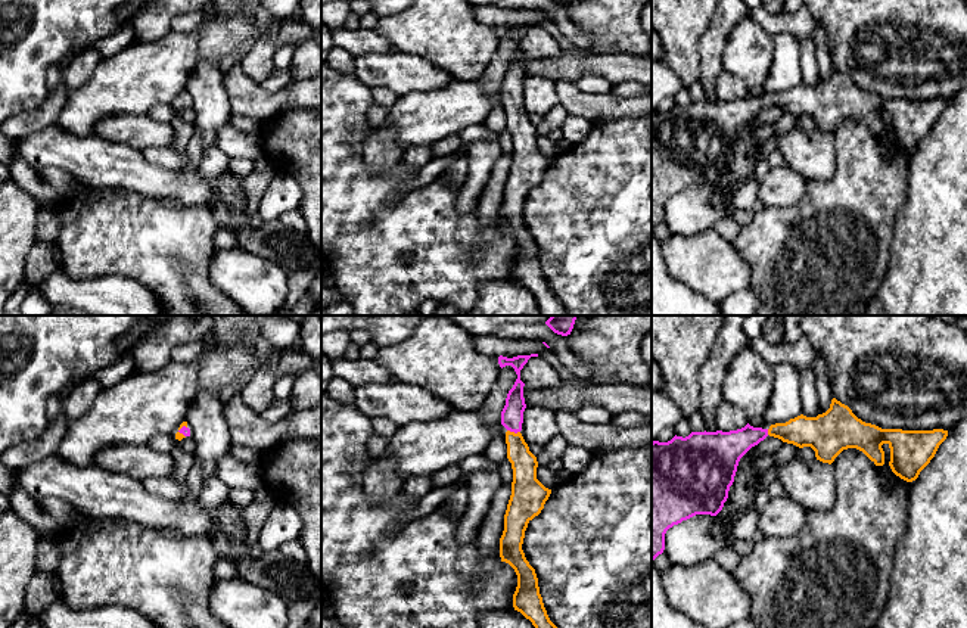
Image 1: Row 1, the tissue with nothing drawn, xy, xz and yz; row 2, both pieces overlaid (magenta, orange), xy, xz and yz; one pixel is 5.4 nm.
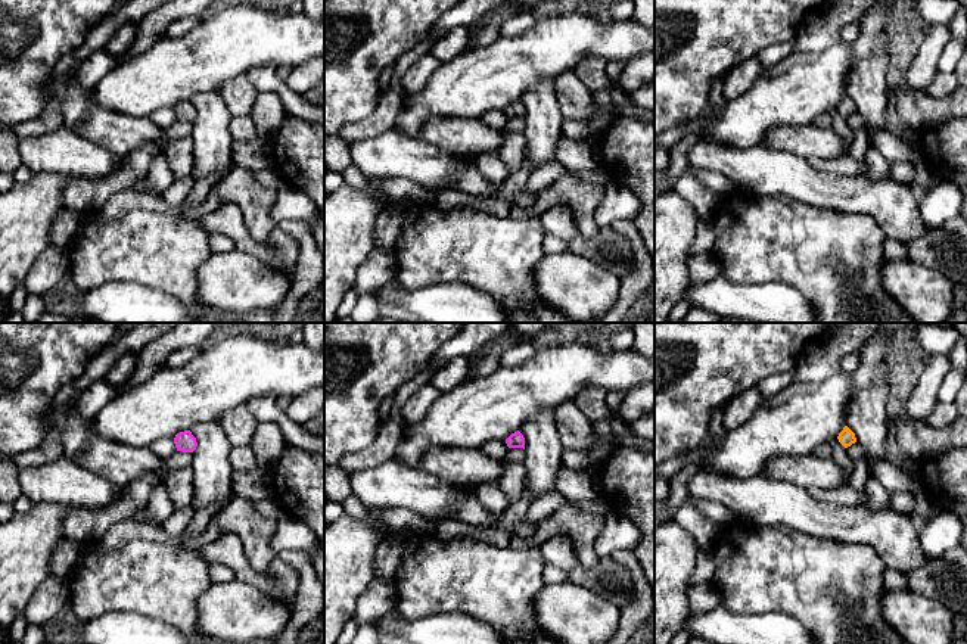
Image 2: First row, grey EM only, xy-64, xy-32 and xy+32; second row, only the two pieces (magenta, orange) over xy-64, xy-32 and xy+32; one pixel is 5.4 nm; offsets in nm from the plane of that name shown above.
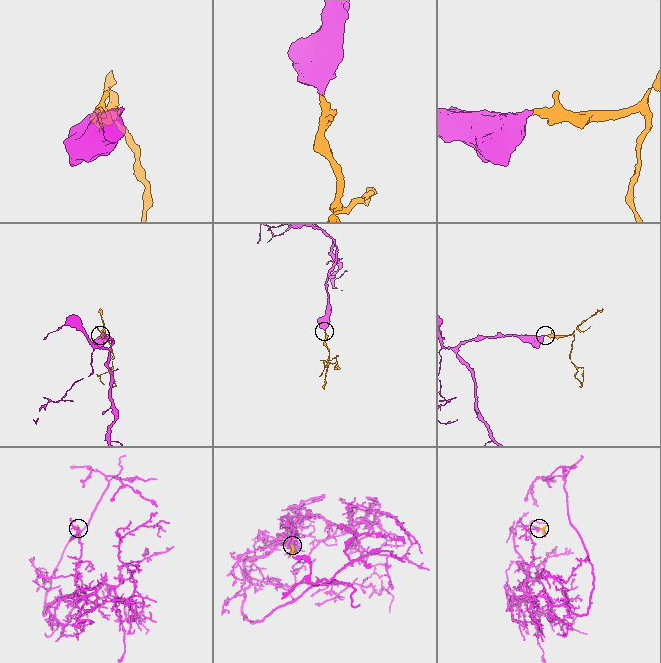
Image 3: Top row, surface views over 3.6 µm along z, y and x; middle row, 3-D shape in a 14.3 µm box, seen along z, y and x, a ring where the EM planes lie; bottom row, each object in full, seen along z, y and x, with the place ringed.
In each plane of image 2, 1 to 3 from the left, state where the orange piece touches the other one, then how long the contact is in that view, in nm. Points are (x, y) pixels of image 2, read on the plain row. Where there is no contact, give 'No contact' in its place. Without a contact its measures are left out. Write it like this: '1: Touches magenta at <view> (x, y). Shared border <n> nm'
1: No contact
2: No contact
3: No contact

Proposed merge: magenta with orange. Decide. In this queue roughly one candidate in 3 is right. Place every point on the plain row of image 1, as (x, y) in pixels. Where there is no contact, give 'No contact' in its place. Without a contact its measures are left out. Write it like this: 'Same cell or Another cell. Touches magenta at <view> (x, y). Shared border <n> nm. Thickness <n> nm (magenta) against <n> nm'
Same cell. Touches magenta at xz (513, 100). Shared border 70 nm. Thickness 130 nm (magenta) against 140 nm

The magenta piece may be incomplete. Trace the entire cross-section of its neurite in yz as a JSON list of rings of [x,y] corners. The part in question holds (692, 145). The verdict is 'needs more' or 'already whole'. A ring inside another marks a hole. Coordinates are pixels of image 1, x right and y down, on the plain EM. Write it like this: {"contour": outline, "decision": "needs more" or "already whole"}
{"contour": [[[831,69],[830,78],[817,87],[803,84],[786,93],[771,94],[768,99],[753,97],[749,93],[730,102],[691,102],[688,106],[674,106],[668,112],[652,112],[652,233],[665,220],[665,203],[674,195],[696,184],[716,186],[728,168],[740,128],[767,106],[799,118],[811,116],[817,130],[831,134],[848,118],[862,121],[876,136],[884,134],[883,114],[890,118],[889,136],[892,142],[907,152],[918,147],[920,142],[935,127],[939,115],[946,109],[948,100],[902,100],[882,99],[858,88],[852,80]]], "decision": "needs more"}

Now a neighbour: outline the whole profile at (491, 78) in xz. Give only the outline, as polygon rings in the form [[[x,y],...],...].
[[[506,35],[500,40],[488,68],[481,75],[481,81],[489,94],[501,93],[501,81],[506,75],[507,63],[513,57],[516,49],[517,44],[512,35]]]

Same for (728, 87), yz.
[[[722,69],[715,83],[715,94],[718,100],[730,102],[741,99],[747,94],[746,84],[731,72]]]

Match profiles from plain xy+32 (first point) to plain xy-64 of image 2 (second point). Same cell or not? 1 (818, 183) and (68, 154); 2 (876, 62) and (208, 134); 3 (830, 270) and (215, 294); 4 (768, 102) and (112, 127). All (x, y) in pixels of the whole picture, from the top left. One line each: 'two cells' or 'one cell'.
1: one cell
2: one cell
3: two cells
4: two cells

